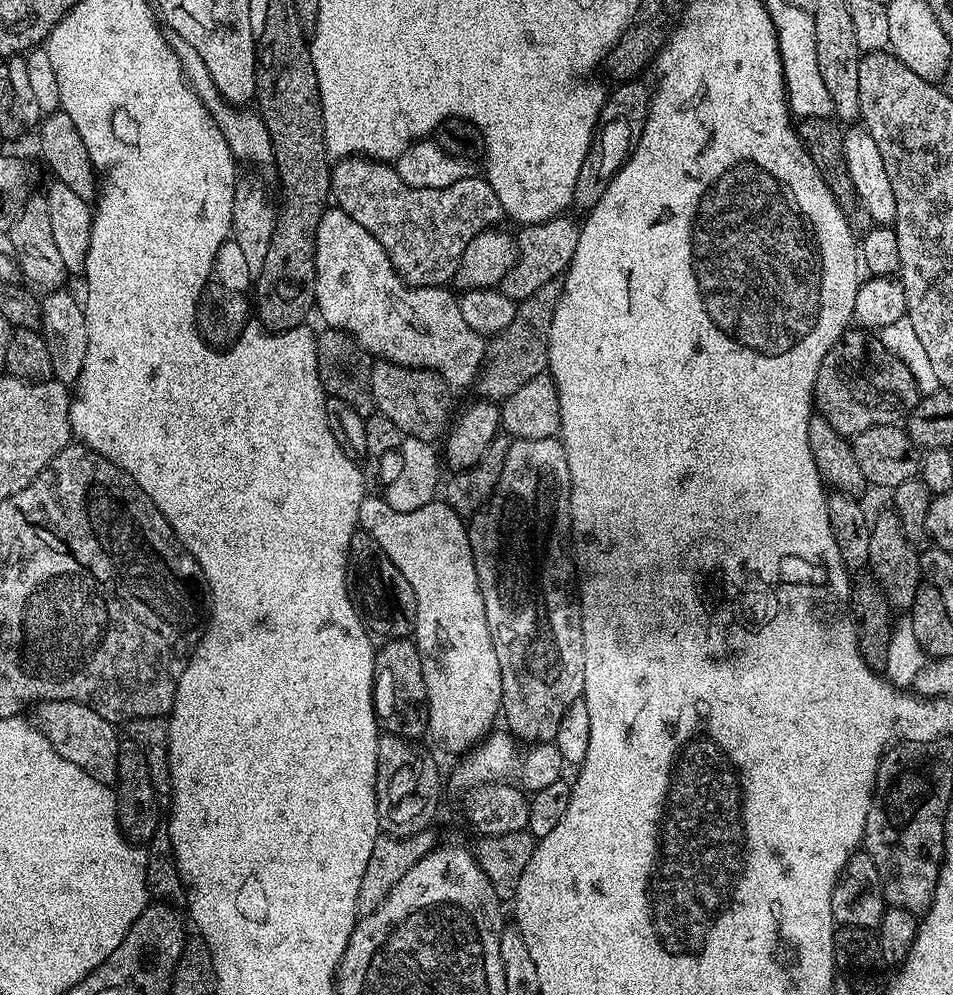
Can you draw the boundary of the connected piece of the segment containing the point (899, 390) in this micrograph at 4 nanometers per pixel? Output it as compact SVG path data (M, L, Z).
M868 330L843 332L816 371L815 409L838 434L849 438L862 430L870 430L870 426L903 421L921 395L914 374L910 374L910 366L890 354L882 346L879 335Z

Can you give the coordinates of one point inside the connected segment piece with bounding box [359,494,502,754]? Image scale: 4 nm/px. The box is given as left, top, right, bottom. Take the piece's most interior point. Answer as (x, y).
(431, 547)

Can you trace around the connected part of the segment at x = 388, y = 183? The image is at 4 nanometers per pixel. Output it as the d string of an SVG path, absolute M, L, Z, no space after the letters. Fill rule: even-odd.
M340 158L331 165L332 191L335 203L358 226L366 226L374 238L386 250L394 270L413 288L434 288L444 286L455 277L470 238L489 226L499 225L505 215L498 194L488 185L487 179L465 178L442 189L411 188L399 177L395 167L388 162L373 162L368 158Z

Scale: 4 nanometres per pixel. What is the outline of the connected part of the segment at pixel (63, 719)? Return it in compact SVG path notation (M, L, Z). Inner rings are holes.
M45 700L44 703L35 705L34 723L38 731L52 744L52 749L66 762L74 762L90 778L98 778L98 782L109 786L115 785L118 774L118 746L121 737L116 736L117 725L106 718L97 716L90 706L75 704L69 700Z

